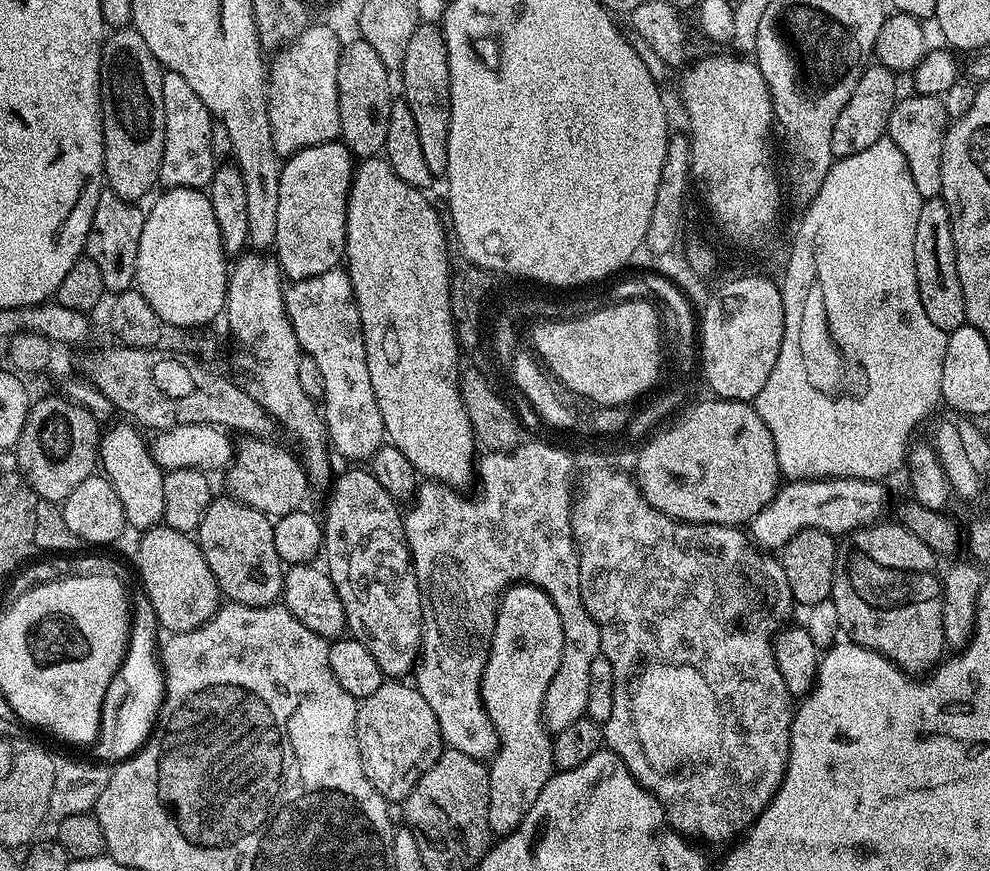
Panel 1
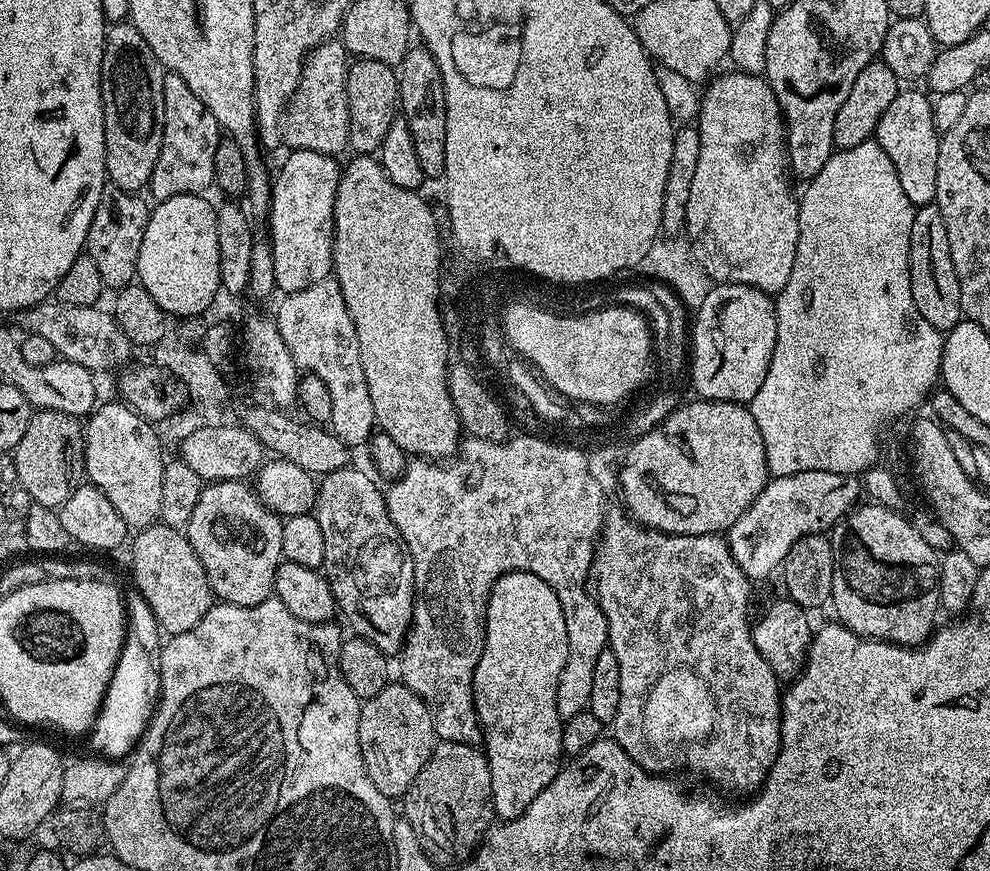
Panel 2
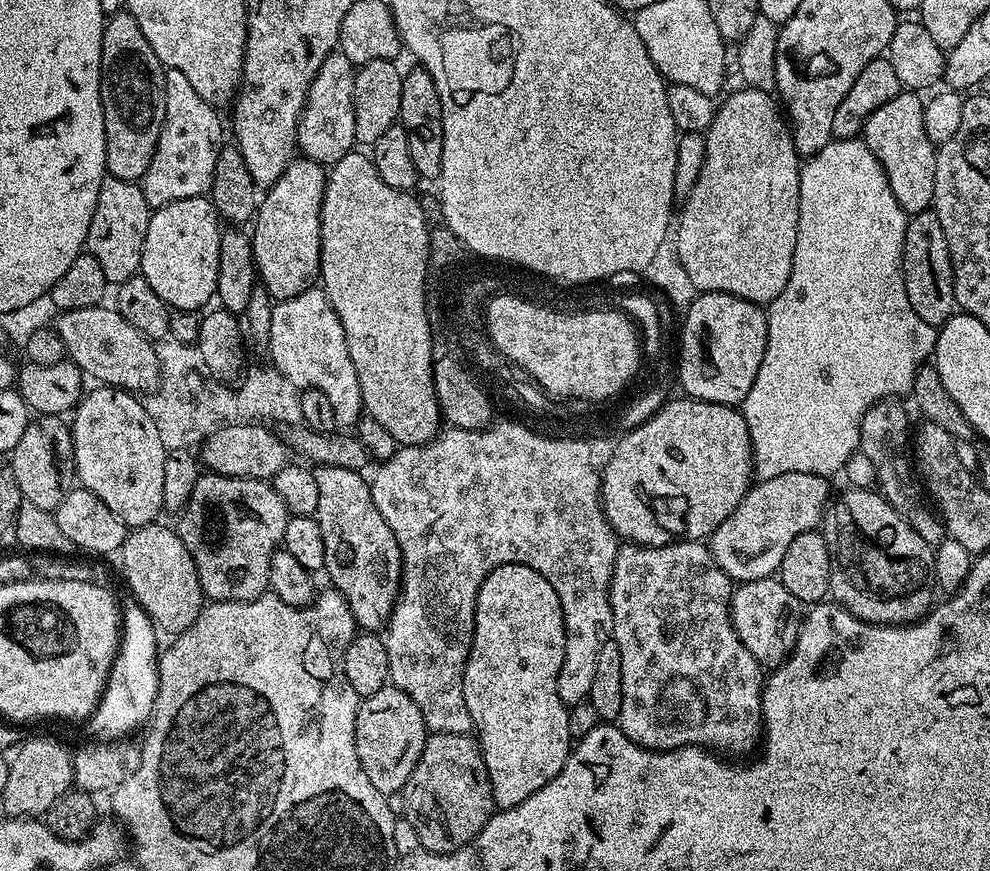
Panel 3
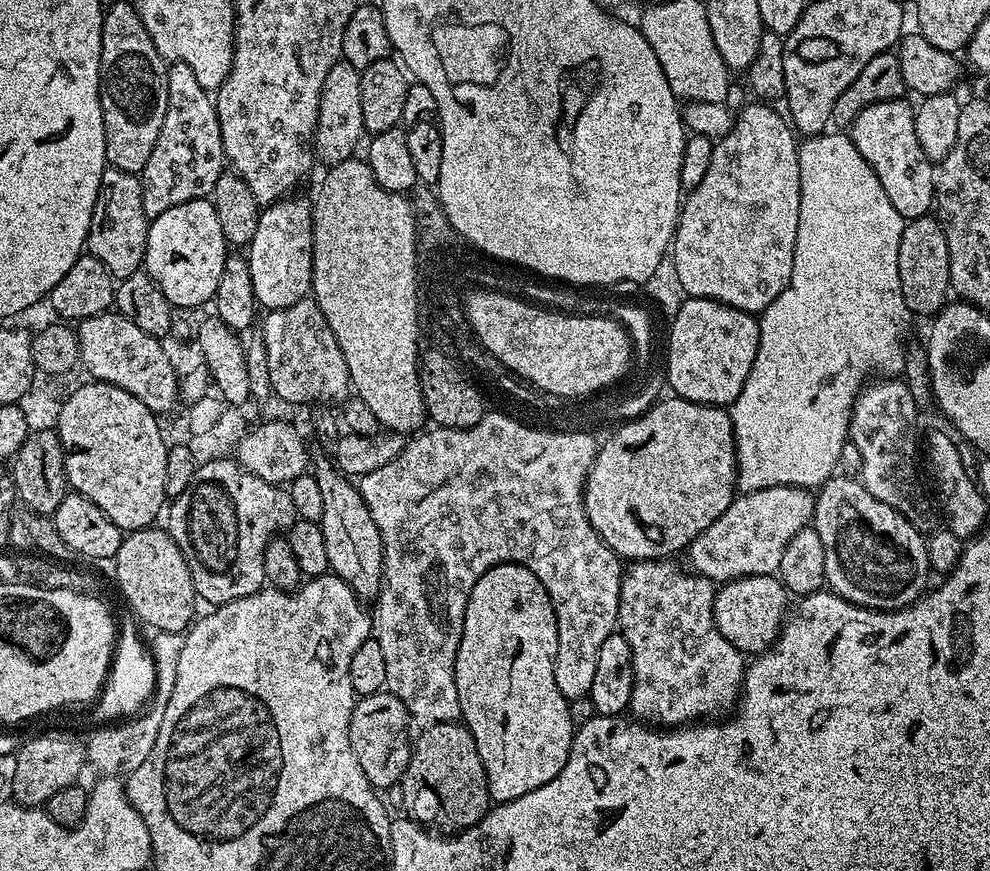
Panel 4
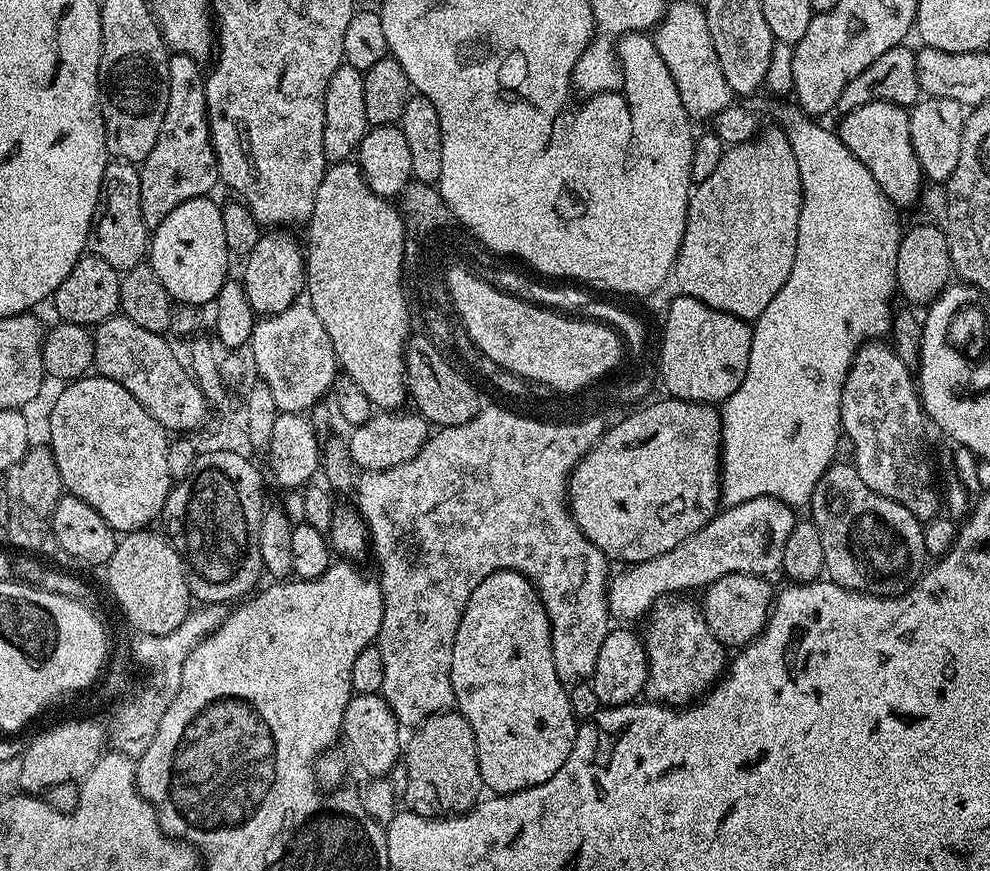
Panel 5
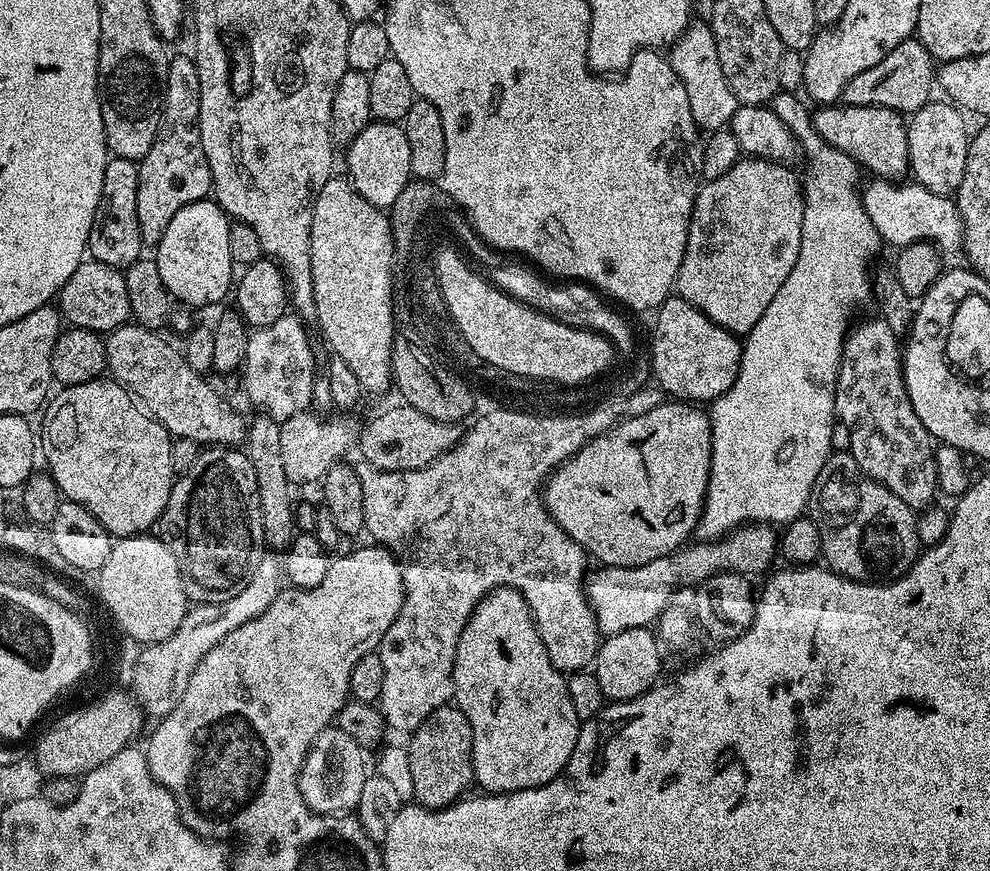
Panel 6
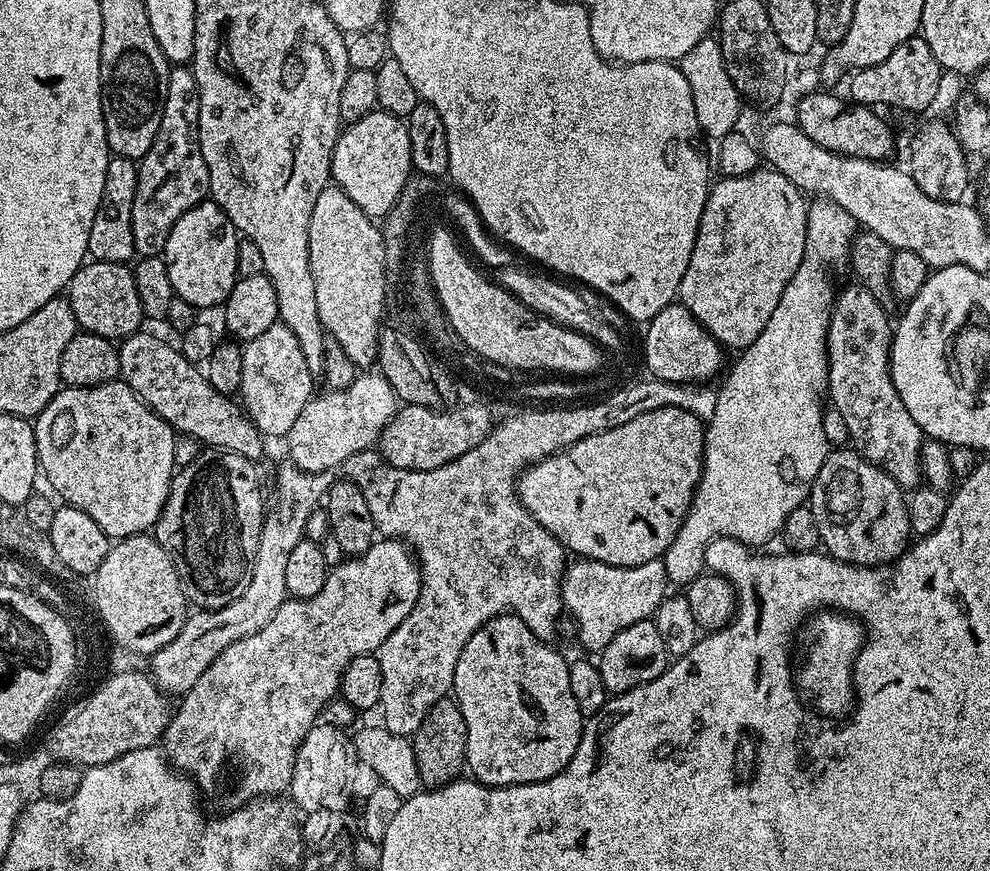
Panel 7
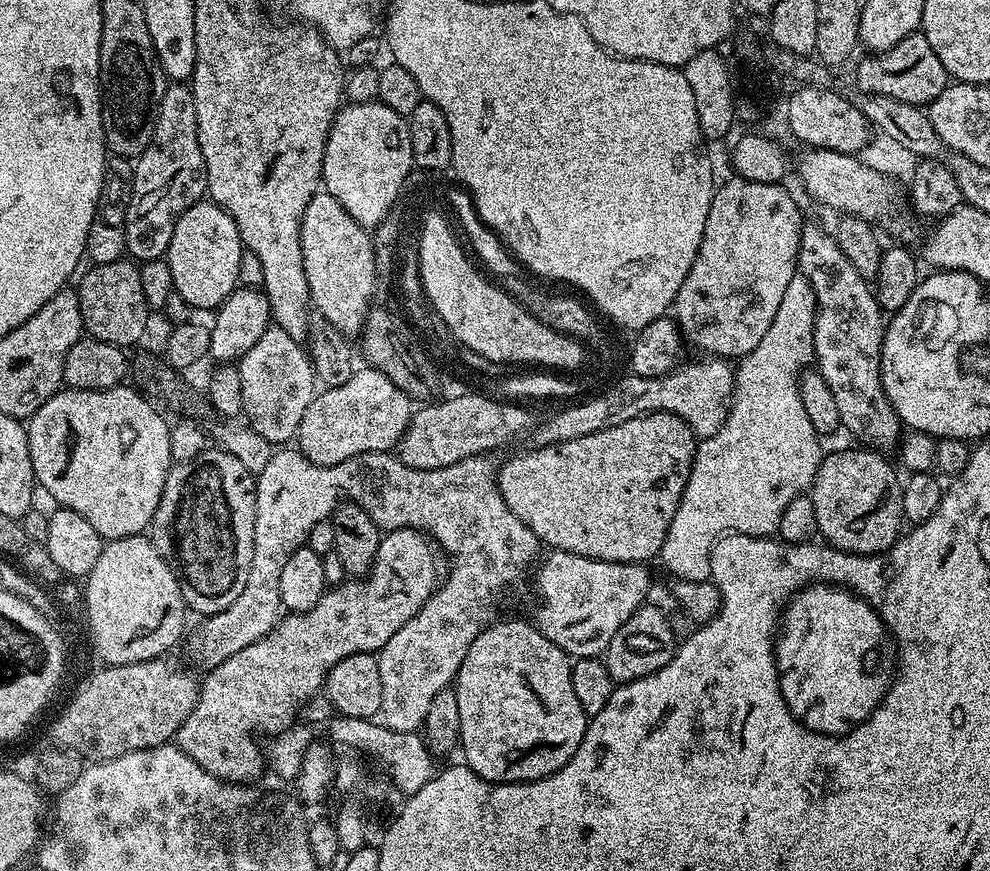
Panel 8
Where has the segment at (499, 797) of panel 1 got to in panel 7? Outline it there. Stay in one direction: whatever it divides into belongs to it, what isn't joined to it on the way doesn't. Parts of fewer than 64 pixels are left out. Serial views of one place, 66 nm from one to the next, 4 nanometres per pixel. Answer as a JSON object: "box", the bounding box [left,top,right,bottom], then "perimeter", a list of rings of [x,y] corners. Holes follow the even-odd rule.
{"box":[451,614,586,788],"perimeter":[[[511,614],[487,620],[462,646],[458,666],[454,666],[451,695],[466,722],[467,771],[481,784],[492,788],[537,784],[557,776],[570,758],[574,758],[586,717],[581,714],[578,702],[574,702],[574,694],[570,694],[569,661],[563,660],[552,647],[551,643],[537,638],[526,622]]]}

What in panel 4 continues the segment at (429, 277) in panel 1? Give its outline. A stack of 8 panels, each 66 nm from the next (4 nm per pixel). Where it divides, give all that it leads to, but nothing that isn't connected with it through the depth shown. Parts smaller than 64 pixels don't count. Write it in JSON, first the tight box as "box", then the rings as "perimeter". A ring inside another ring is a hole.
{"box":[311,158,428,434],"perimeter":[[[364,158],[338,162],[325,172],[328,173],[314,195],[312,206],[311,299],[322,310],[330,330],[334,330],[334,338],[338,338],[342,358],[346,358],[351,391],[370,406],[381,429],[392,434],[419,433],[425,427],[428,408],[420,385],[418,261],[411,199],[378,186]]]}

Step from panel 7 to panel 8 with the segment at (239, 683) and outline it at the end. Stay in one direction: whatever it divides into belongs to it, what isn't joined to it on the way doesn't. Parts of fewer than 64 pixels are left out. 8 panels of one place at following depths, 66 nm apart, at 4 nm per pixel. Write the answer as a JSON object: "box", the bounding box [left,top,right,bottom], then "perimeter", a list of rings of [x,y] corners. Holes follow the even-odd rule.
{"box":[175,528,442,786],"perimeter":[[[416,528],[385,531],[367,576],[348,578],[329,587],[313,608],[285,615],[261,640],[246,646],[246,650],[238,650],[238,654],[226,658],[226,662],[205,675],[208,677],[203,677],[198,702],[194,710],[190,710],[190,718],[186,718],[176,731],[175,743],[194,758],[202,770],[214,774],[219,780],[243,786],[256,782],[266,772],[265,753],[261,741],[256,741],[256,735],[259,732],[275,734],[291,727],[302,705],[323,689],[330,670],[334,670],[342,658],[350,658],[350,654],[359,652],[379,653],[380,648],[386,646],[386,642],[390,642],[390,638],[394,638],[394,634],[398,634],[398,630],[402,630],[402,626],[406,626],[406,622],[410,622],[410,618],[414,618],[414,614],[418,614],[435,594],[442,580],[440,560],[442,556],[437,545]]]}

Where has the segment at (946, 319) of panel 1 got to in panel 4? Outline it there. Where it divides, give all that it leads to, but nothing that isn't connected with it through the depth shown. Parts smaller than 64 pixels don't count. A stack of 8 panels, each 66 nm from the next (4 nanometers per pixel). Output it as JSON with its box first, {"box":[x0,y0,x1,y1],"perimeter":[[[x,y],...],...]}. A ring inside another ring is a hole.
{"box":[898,215,950,317],"perimeter":[[[935,215],[905,223],[902,242],[898,242],[898,278],[902,278],[902,298],[906,298],[908,311],[917,317],[935,317],[949,303],[950,254],[944,228]]]}

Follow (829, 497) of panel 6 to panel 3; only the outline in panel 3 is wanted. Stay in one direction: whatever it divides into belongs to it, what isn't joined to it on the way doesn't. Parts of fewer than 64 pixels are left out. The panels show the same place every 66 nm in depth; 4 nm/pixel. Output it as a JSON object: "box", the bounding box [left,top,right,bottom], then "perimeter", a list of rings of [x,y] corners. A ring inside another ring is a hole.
{"box":[822,488,933,624],"perimeter":[[[848,488],[829,503],[822,521],[826,546],[830,550],[830,596],[841,608],[868,624],[915,624],[933,607],[933,545],[922,542],[918,534],[894,510],[879,491]]]}

